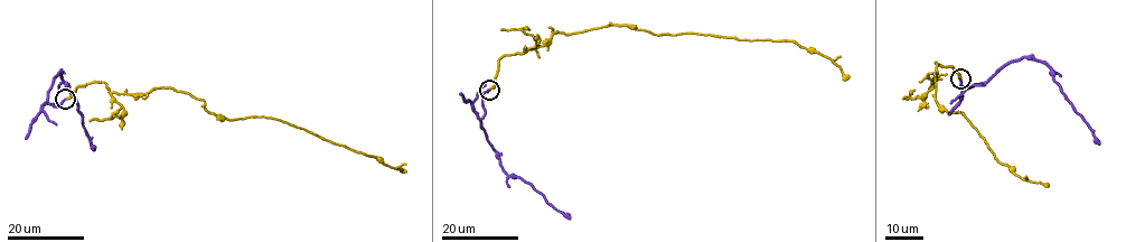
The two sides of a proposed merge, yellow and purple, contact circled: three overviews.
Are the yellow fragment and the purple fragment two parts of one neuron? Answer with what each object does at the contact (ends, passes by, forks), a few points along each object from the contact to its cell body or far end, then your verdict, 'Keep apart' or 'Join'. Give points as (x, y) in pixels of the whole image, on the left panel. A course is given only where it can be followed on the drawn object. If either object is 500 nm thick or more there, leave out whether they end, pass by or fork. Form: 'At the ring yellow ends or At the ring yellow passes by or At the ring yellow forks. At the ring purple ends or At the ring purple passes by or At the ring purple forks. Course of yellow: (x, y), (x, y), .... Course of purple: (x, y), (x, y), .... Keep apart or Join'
At the ring yellow ends. At the ring purple ends. Course of yellow: (65, 99), (94, 82), (118, 94), (170, 87), (202, 99), (207, 111), (230, 120), (272, 118), (405, 171). Course of purple: (65, 99), (56, 106), (47, 101), (47, 93), (59, 72), (75, 100), (94, 150). Join

